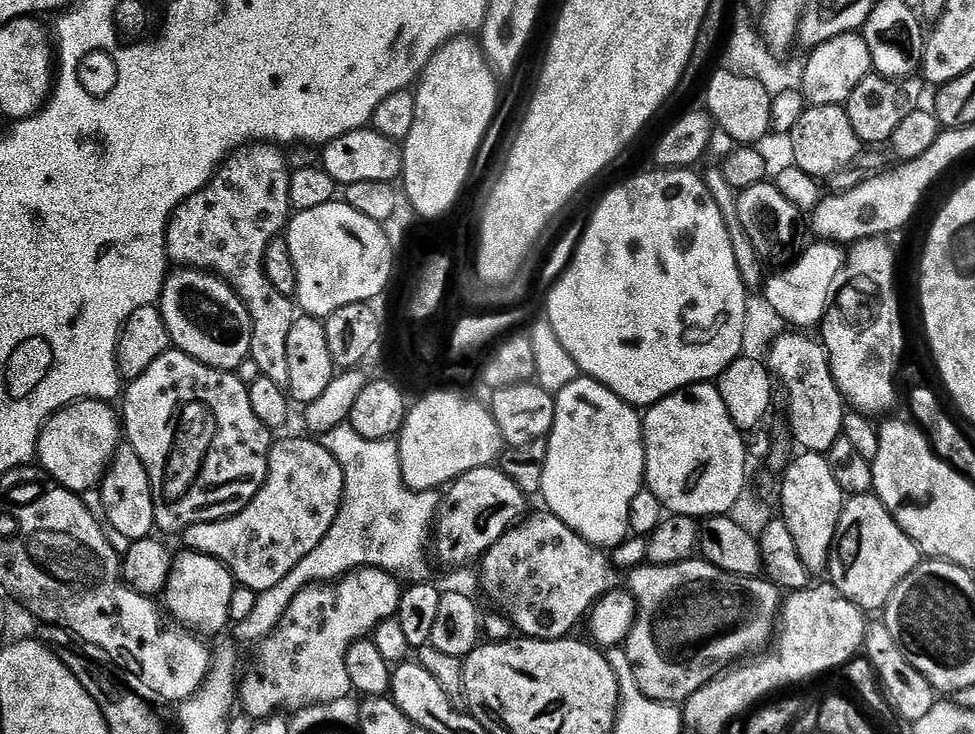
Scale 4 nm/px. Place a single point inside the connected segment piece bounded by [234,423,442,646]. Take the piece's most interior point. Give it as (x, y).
(381, 523)

